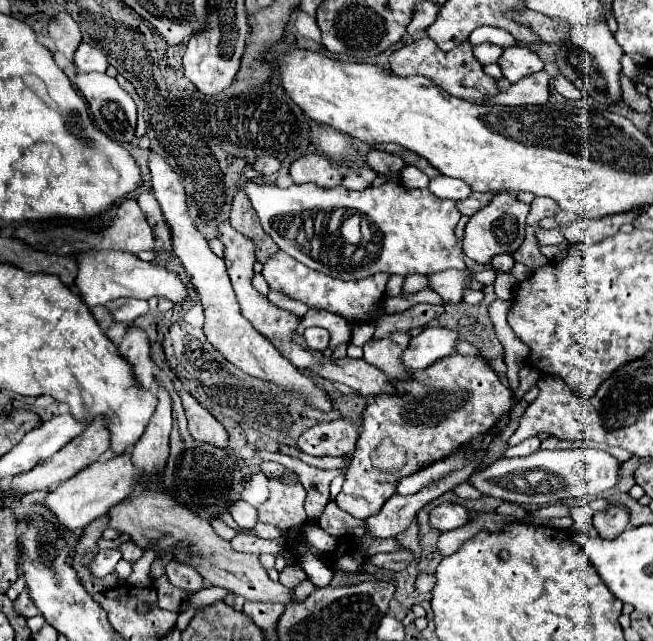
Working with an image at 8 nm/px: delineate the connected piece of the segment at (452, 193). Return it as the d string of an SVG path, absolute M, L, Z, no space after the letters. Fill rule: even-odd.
M439 175L431 179L429 191L435 193L439 199L451 199L451 201L459 201L471 195L471 187L467 183L463 183L461 179L447 177L447 175Z

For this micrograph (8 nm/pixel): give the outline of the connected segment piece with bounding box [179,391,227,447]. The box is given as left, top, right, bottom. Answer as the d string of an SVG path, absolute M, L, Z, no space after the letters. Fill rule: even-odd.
M179 391L179 397L183 401L183 409L189 419L191 437L195 441L227 447L227 431L223 429L223 425L205 407L201 407L199 401L189 391Z

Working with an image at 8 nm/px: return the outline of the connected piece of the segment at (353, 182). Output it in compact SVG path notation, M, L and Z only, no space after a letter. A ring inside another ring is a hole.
M351 165L351 169L347 171L347 175L343 179L343 185L347 189L353 189L353 191L363 191L363 189L367 189L373 183L375 177L377 177L377 173L373 169Z

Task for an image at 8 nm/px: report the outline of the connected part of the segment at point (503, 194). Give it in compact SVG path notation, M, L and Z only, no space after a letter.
M501 189L493 195L489 205L485 205L481 211L477 211L467 227L465 227L465 237L463 237L463 251L469 259L477 263L489 263L493 255L499 253L515 253L517 247L525 239L525 219L529 215L529 205L519 201L517 195Z

